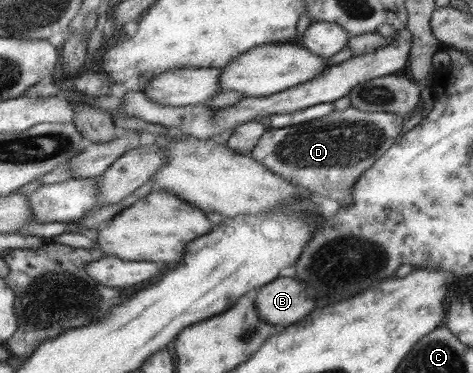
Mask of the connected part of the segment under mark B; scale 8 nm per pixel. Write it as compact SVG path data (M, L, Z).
M277 277L274 281L263 285L260 291L255 293L253 302L257 316L262 321L283 329L286 325L292 325L298 319L302 319L304 315L308 315L310 309L314 307L316 299L310 297L299 281L292 279L292 277Z

